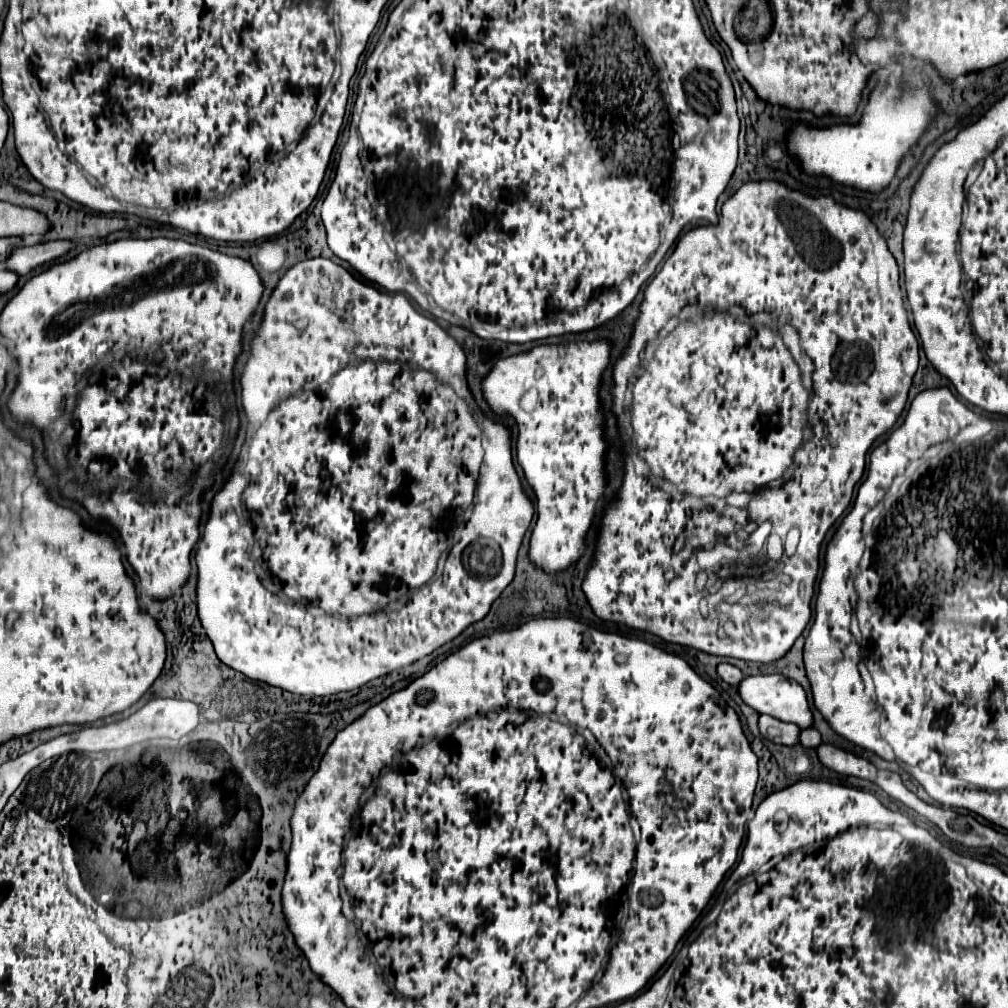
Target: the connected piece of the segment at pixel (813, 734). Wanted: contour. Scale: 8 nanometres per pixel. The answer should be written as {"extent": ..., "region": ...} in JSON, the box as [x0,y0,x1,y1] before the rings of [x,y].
{"extent":[801,729,821,749],"region":[[[803,729],[801,731],[801,745],[805,747],[811,747],[811,749],[817,749],[821,745],[821,733],[817,729]]]}

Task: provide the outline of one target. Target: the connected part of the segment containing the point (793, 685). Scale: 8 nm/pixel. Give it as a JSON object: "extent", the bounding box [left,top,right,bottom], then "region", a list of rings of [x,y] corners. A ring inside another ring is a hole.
{"extent":[739,675,813,729],"region":[[[753,675],[753,677],[745,677],[741,681],[741,685],[739,685],[739,695],[749,707],[753,707],[761,715],[771,715],[771,717],[775,717],[779,721],[795,723],[801,729],[813,725],[813,713],[809,709],[809,701],[807,701],[807,695],[805,695],[803,687],[797,681],[789,681],[783,675]]]}

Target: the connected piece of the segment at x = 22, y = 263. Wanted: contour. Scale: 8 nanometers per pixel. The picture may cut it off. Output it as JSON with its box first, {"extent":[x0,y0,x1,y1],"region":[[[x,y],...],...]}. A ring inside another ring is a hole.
{"extent":[5,241,73,275],"region":[[[45,241],[33,247],[19,247],[11,253],[11,257],[5,261],[5,267],[9,271],[15,271],[19,275],[27,275],[35,267],[53,261],[73,249],[71,241]]]}

